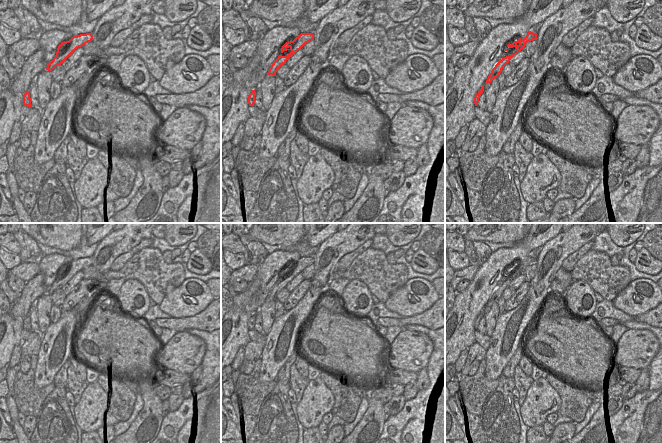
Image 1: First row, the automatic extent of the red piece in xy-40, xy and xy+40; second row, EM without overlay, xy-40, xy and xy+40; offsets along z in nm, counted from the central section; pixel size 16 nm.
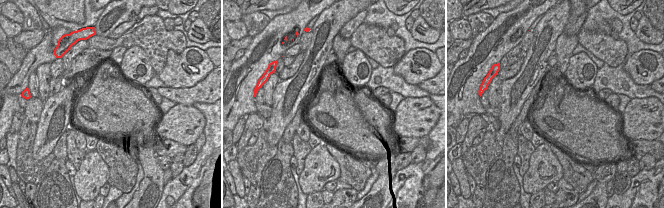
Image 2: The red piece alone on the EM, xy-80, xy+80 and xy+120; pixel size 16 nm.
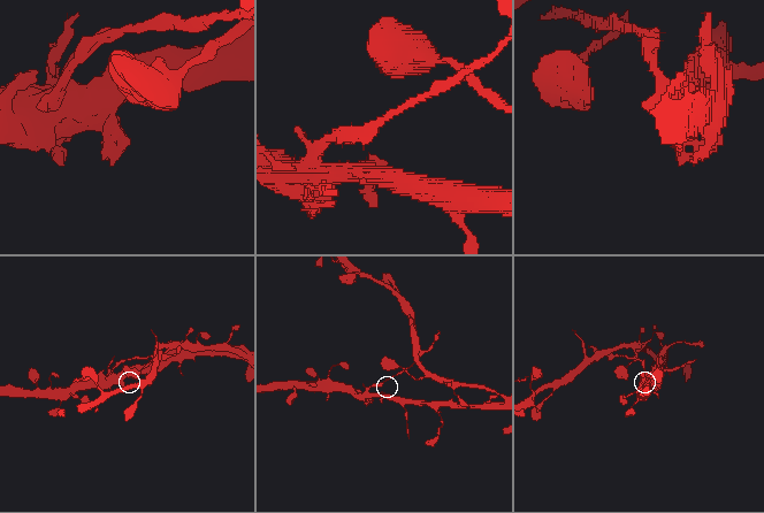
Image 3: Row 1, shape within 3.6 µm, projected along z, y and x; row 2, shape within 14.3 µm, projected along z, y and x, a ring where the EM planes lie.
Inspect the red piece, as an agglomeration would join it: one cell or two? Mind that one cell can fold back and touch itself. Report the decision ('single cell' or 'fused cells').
fused cells

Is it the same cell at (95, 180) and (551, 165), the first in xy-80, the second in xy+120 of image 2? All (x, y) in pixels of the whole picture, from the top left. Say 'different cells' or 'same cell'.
same cell

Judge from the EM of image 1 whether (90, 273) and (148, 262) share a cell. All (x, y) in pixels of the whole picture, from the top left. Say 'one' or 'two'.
one

